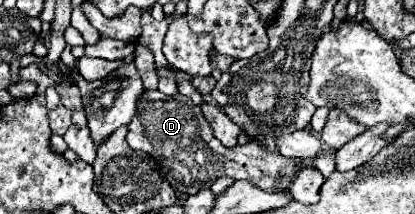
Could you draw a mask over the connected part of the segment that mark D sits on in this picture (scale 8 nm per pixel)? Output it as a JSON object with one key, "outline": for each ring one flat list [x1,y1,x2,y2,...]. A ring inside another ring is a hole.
{"outline":[[144,89,142,99,138,99,136,117,128,125,126,141,132,149,154,155,166,171,166,179,184,195,194,195,198,189,210,187,218,177,232,177,236,181,250,179,264,191,286,191,304,167,298,159,286,159,280,153,268,151,258,139,250,139,246,145,236,145,234,149,222,147,222,143,212,135,212,127,204,119,200,107,180,93,168,97,160,91],[144,113,146,119,138,119,138,115]]}

